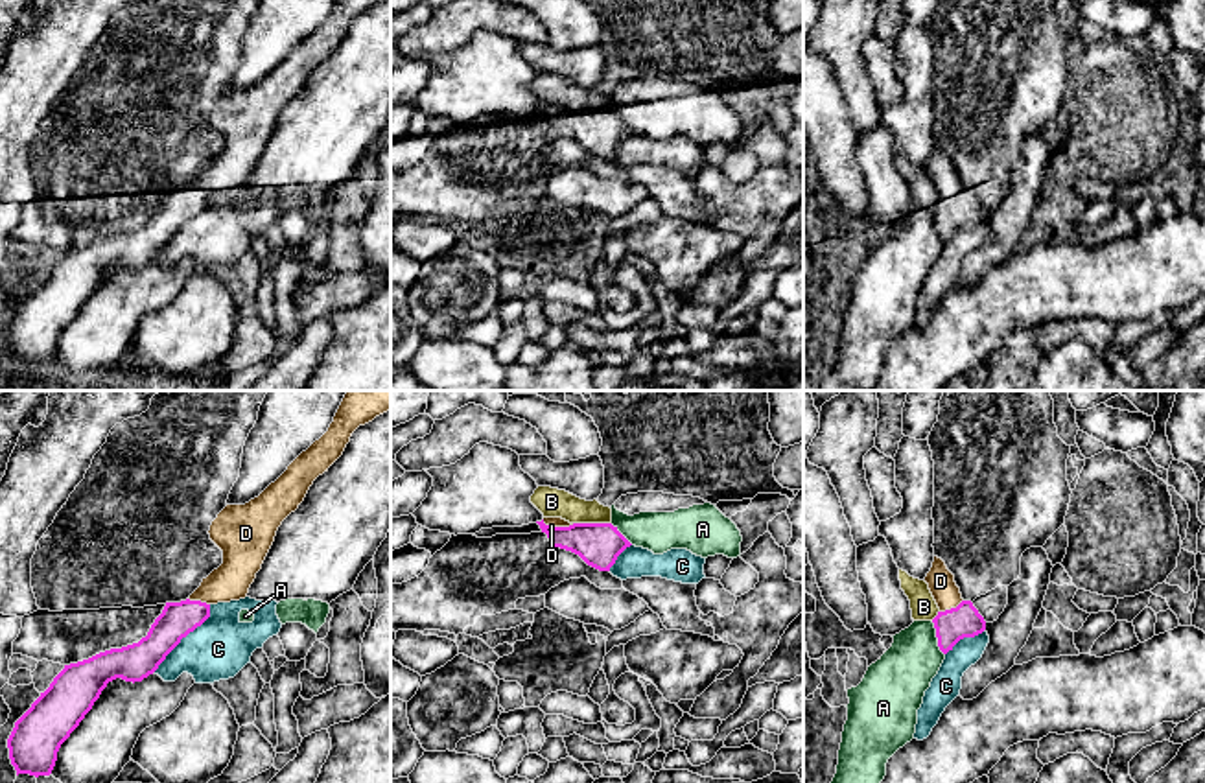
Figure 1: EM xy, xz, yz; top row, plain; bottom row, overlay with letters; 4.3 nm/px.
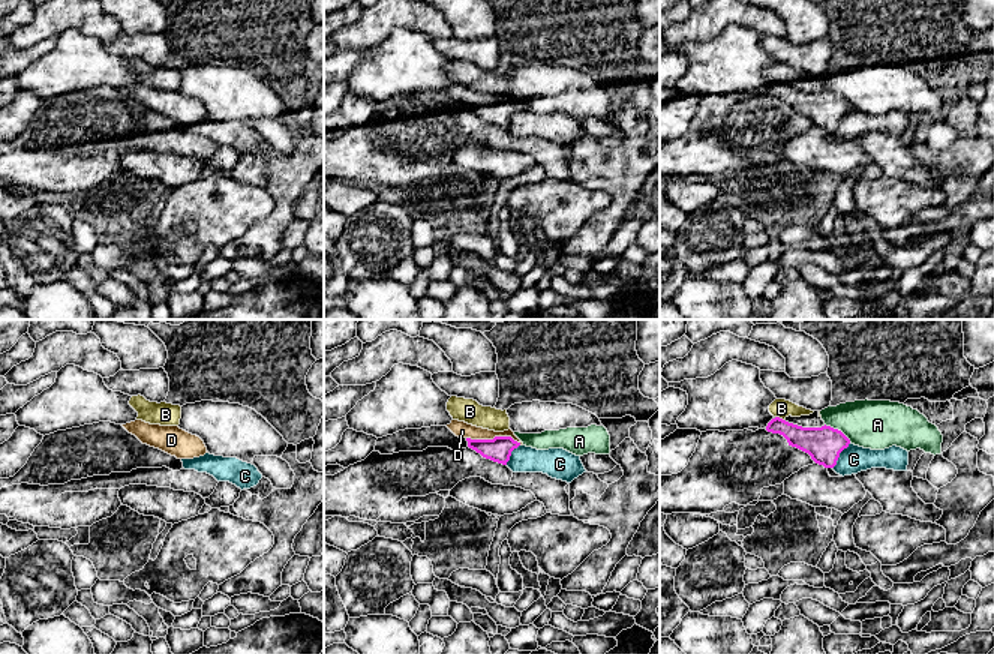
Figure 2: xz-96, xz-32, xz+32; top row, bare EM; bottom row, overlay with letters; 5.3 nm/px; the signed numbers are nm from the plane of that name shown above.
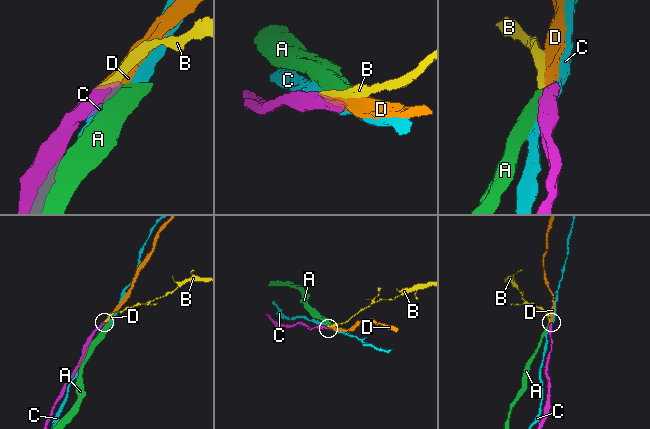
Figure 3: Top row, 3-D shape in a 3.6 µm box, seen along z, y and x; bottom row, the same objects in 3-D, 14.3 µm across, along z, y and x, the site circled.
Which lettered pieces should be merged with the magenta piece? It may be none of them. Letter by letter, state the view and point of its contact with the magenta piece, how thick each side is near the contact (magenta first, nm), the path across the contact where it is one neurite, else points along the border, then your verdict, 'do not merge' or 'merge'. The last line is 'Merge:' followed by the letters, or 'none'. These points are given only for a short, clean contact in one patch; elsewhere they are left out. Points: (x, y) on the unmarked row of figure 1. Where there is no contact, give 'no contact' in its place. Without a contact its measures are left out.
A: meets magenta in yz at (936, 223); 140 nm thick on the magenta side, 240 nm on the other; border along yz (931, 209), (936, 220), (936, 233), (944, 242); do not merge
B: meets magenta in xz at (592, 111); 190 nm thick on the magenta side, 130 nm on the other; do not merge
C: meets magenta in xy at (185, 223); 160 nm thick on the magenta side, 260 nm on the other; do not merge
D: meets magenta in xz at (559, 115); 190 nm thick on the magenta side, 50 nm on the other; runs through xz (597, 131), (568, 124), (559, 115), (555, 109); merge
Merge: D

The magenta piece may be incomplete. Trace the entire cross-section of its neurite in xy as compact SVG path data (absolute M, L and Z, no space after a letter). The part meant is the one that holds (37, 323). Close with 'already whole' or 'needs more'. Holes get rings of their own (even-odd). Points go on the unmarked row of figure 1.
M335 0L328 18L302 39L258 85L227 92L210 112L223 151L181 190L166 190L138 230L64 252L50 275L15 310L7 326L18 361L50 363L61 332L92 297L109 269L142 269L210 205L210 193L245 186L282 109L298 96L313 68L343 42L352 20L383 0Z | needs more

